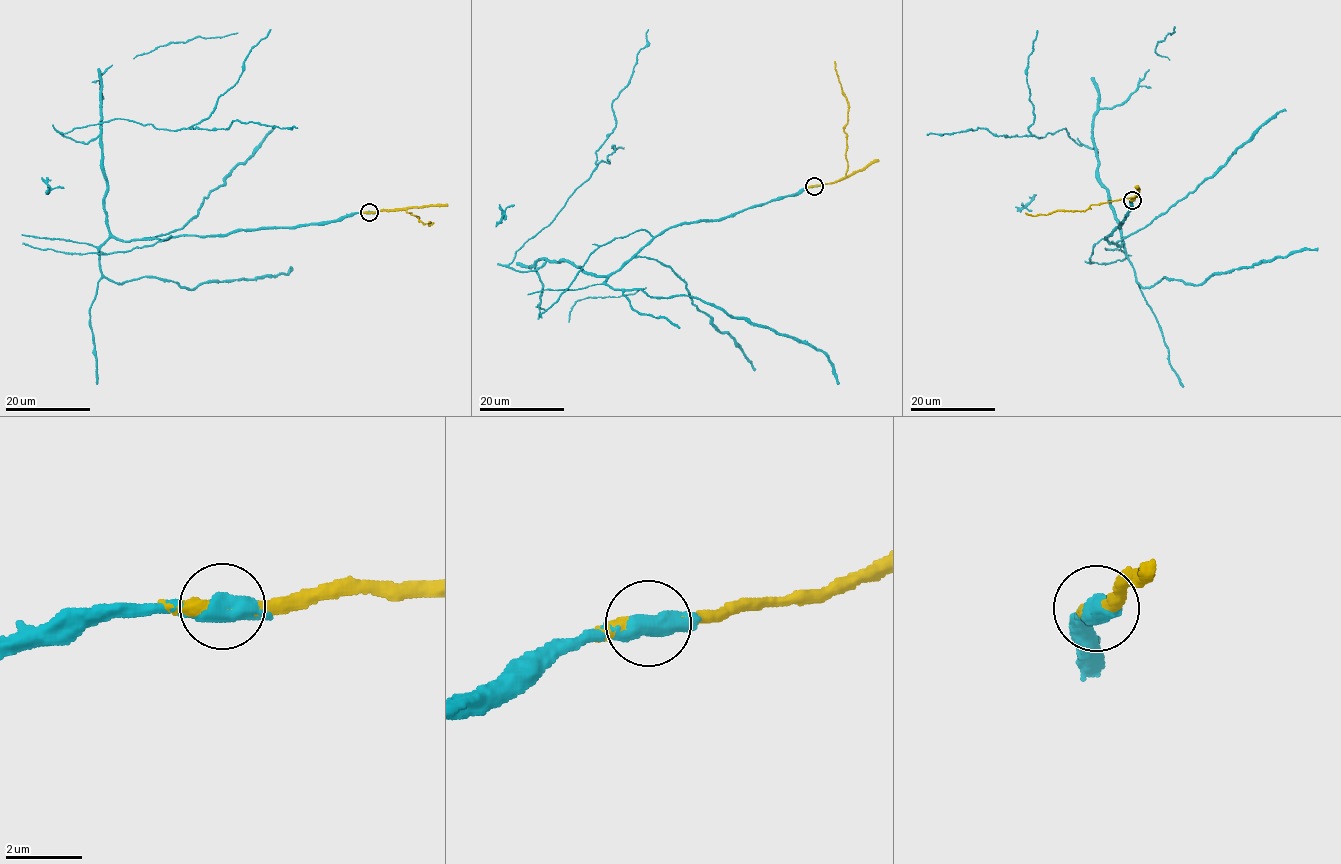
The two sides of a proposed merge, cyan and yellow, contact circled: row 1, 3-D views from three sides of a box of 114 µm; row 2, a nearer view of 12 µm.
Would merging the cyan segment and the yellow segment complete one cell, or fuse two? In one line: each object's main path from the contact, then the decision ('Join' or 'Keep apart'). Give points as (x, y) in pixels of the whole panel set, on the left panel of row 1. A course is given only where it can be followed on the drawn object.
Course of cyan: (369, 211), (124, 241), (107, 223), (100, 140), (60, 133), (125, 119), (297, 128). Course of yellow: (369, 212), (406, 210), (419, 216), (424, 224), (429, 222), (429, 226), (433, 222). Join

